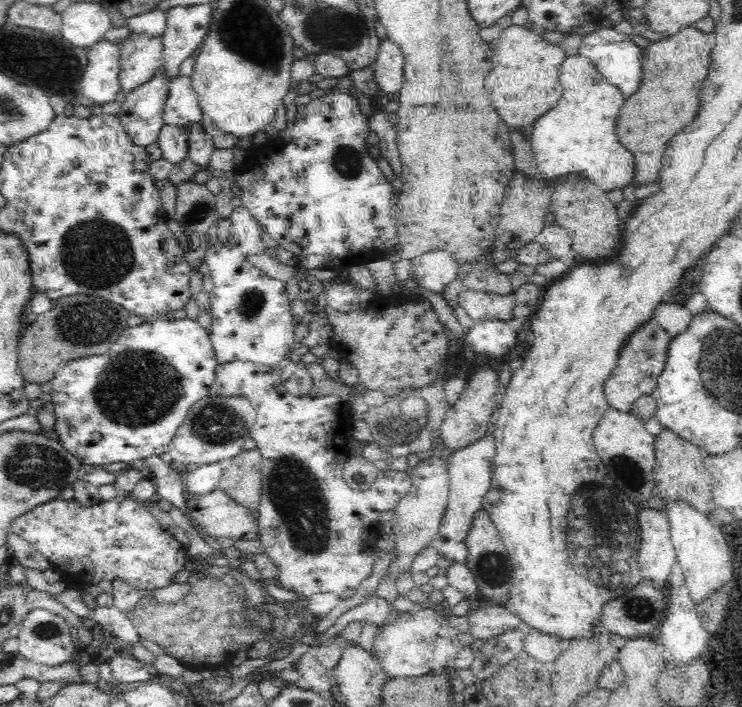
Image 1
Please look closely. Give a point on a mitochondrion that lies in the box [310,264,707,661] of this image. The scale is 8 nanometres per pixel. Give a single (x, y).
(601, 538)

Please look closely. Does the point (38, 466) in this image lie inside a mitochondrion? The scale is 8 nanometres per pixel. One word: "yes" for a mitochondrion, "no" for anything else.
yes

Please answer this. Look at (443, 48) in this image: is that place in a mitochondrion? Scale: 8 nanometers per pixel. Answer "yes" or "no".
yes

